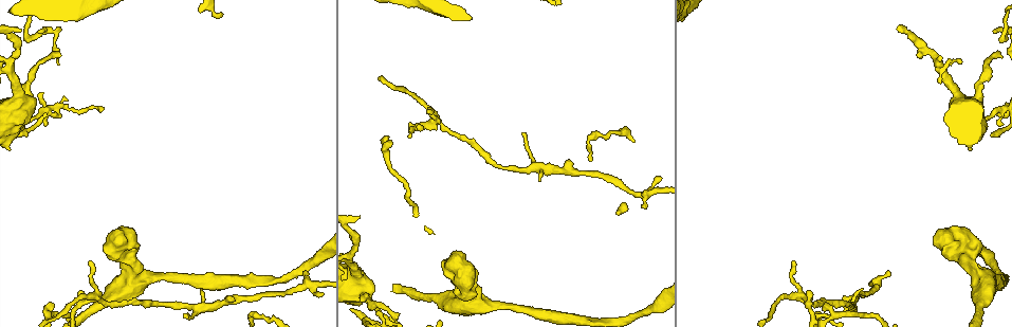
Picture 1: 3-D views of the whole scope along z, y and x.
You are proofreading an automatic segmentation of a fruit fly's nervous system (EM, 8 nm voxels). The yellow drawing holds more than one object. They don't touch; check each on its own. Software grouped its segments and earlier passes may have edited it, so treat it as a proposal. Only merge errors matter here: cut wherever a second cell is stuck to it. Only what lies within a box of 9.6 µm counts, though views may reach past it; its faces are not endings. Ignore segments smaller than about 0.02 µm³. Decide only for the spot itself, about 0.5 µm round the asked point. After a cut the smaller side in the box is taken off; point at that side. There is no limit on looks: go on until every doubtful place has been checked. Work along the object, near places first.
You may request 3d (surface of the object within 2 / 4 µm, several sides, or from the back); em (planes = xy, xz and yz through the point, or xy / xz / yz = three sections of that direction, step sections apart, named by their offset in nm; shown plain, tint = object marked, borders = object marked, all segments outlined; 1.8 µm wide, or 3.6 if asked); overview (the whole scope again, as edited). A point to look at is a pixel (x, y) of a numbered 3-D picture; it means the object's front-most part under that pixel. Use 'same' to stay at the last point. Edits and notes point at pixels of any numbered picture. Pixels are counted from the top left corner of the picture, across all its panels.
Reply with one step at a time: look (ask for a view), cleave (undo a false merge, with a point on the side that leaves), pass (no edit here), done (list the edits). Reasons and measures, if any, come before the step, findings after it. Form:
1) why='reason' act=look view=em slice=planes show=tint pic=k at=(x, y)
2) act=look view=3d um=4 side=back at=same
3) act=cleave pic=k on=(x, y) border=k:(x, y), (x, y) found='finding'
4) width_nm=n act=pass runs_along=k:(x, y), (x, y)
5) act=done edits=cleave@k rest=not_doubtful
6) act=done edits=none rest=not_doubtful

act=look view=em slice=yz step=8 show=tint pic=1 at=(966, 250)

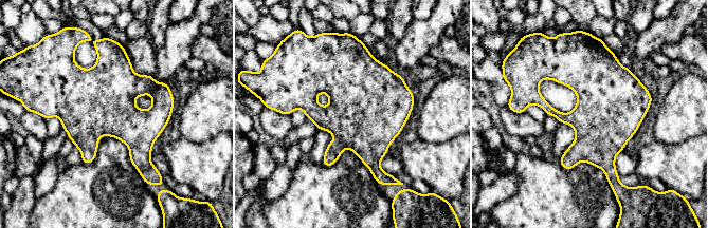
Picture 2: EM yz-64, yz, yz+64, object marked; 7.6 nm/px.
act=pass found='continuous, no second cell'

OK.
why='arms part here' act=look view=3d um=4 pic=1 at=(436, 118)

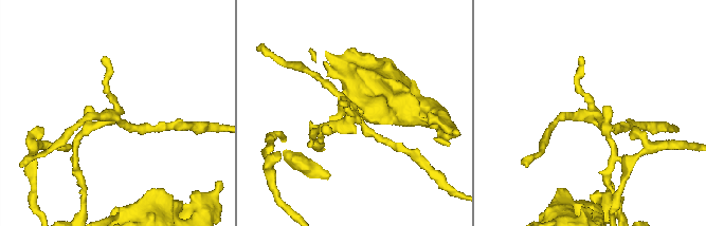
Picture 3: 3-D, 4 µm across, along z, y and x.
why='need the tissue' act=look view=em slice=planes show=tint pic=3 at=(355, 115)

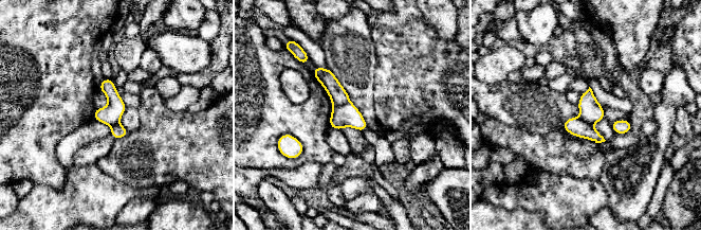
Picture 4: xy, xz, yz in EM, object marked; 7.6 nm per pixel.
width_nm=160 act=cleave pic=4 on=(345, 116) border=4:(349, 101), (333, 107) found='a second cell is stuck on'

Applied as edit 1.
why='side arm on a straight run' act=look view=3d um=4 pic=1 at=(132, 277)

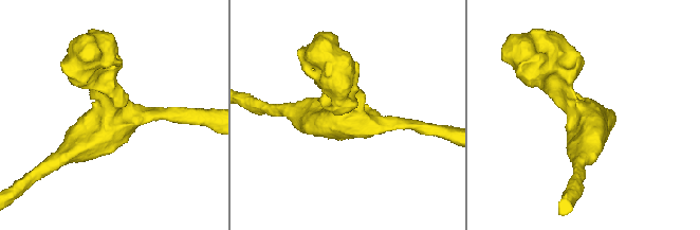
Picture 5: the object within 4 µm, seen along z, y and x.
arms=3 arm_widths_nm=190,300,400 why='now the EM' act=look view=em slice=planes show=tint pic=5 at=(575, 110)

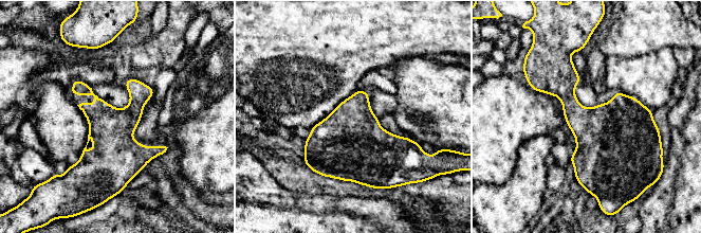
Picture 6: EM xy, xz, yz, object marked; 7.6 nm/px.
act=pass found='one cell here'

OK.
act=done edits=cleave@4 rest=not_doubtful

